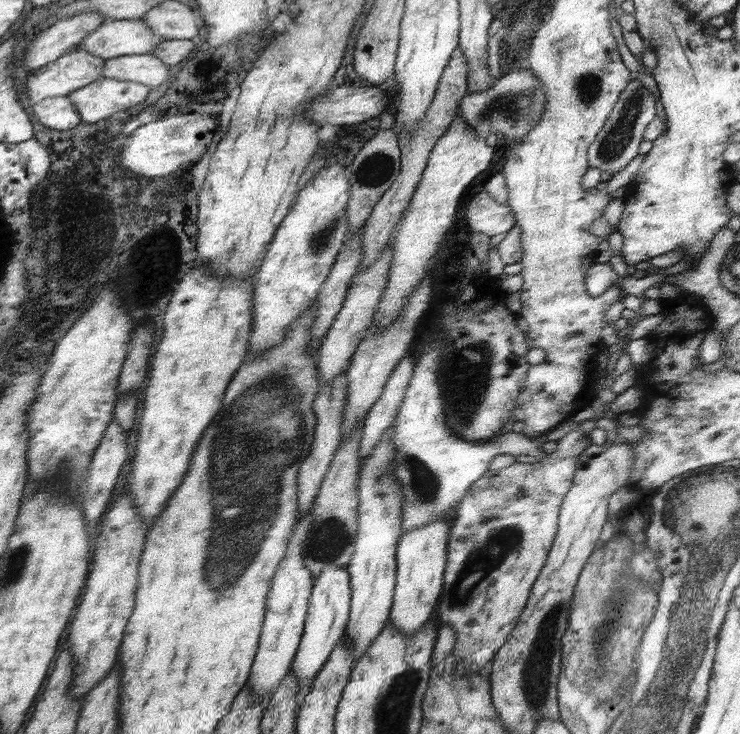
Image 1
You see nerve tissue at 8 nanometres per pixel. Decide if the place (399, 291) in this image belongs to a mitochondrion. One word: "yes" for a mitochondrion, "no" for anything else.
no

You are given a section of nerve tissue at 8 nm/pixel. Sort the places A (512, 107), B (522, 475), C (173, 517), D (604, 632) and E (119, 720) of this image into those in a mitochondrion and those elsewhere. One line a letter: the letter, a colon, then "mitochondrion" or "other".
A: mitochondrion
B: other
C: other
D: mitochondrion
E: other

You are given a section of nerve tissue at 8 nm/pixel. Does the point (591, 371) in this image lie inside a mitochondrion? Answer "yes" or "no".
no

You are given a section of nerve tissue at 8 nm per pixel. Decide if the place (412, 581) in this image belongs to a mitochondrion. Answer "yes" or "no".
no

